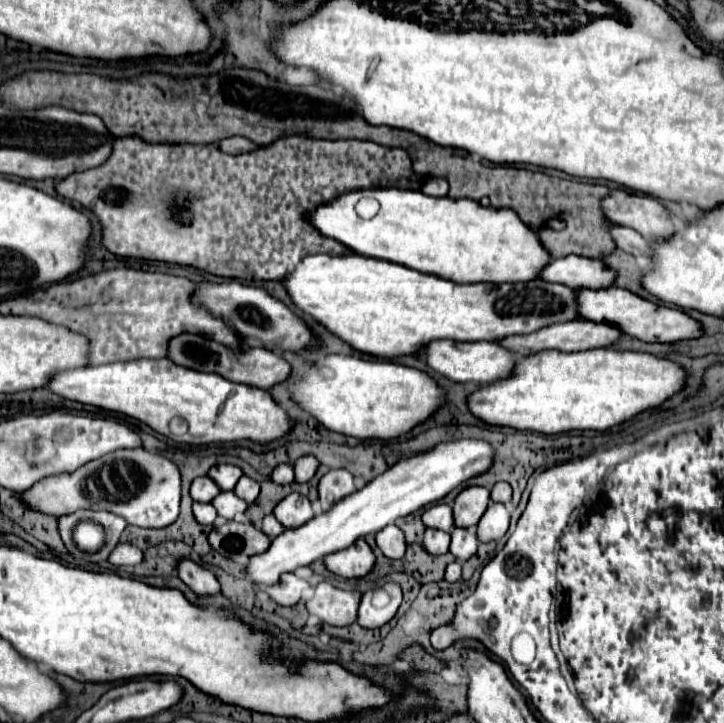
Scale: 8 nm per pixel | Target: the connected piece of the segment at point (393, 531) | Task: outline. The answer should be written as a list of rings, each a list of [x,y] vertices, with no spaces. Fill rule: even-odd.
[[[394,524],[386,526],[384,530],[380,530],[380,532],[376,534],[376,544],[378,544],[378,548],[384,552],[386,558],[398,560],[398,558],[402,558],[402,556],[406,554],[404,532],[402,532],[398,526],[394,526]]]

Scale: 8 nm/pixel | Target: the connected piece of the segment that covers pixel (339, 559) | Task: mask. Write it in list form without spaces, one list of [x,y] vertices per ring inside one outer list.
[[[358,538],[354,546],[326,554],[324,566],[342,578],[364,578],[374,568],[376,556],[364,538]]]

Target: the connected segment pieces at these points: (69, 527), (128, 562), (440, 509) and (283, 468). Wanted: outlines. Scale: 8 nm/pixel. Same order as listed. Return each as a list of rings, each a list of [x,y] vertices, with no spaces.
[[[70,514],[70,516],[58,518],[58,532],[60,532],[60,536],[62,536],[66,548],[70,550],[70,554],[76,552],[76,544],[72,542],[72,530],[74,530],[76,522],[80,522],[80,520],[84,520],[84,518],[78,516],[78,514]]]
[[[118,544],[112,554],[108,556],[108,562],[114,566],[134,566],[142,562],[142,550],[138,550],[132,544]]]
[[[448,504],[430,506],[430,508],[424,510],[424,514],[422,514],[422,522],[424,522],[426,528],[436,528],[436,530],[452,532],[452,528],[454,528],[452,506],[448,506]]]
[[[280,464],[280,466],[276,466],[276,468],[272,470],[272,474],[270,474],[270,480],[272,480],[274,484],[280,484],[280,486],[292,484],[292,482],[294,482],[294,470],[292,470],[292,466],[290,466],[290,464]]]

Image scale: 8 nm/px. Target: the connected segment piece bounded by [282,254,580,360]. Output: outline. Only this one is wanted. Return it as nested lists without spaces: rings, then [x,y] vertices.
[[[360,254],[306,256],[294,266],[294,270],[286,276],[286,280],[282,280],[282,284],[302,312],[316,318],[322,326],[340,336],[352,348],[388,360],[398,356],[416,356],[434,340],[498,342],[512,334],[532,334],[546,326],[580,320],[576,294],[564,284],[550,284],[546,280],[518,284],[456,284],[394,262],[376,260]]]

